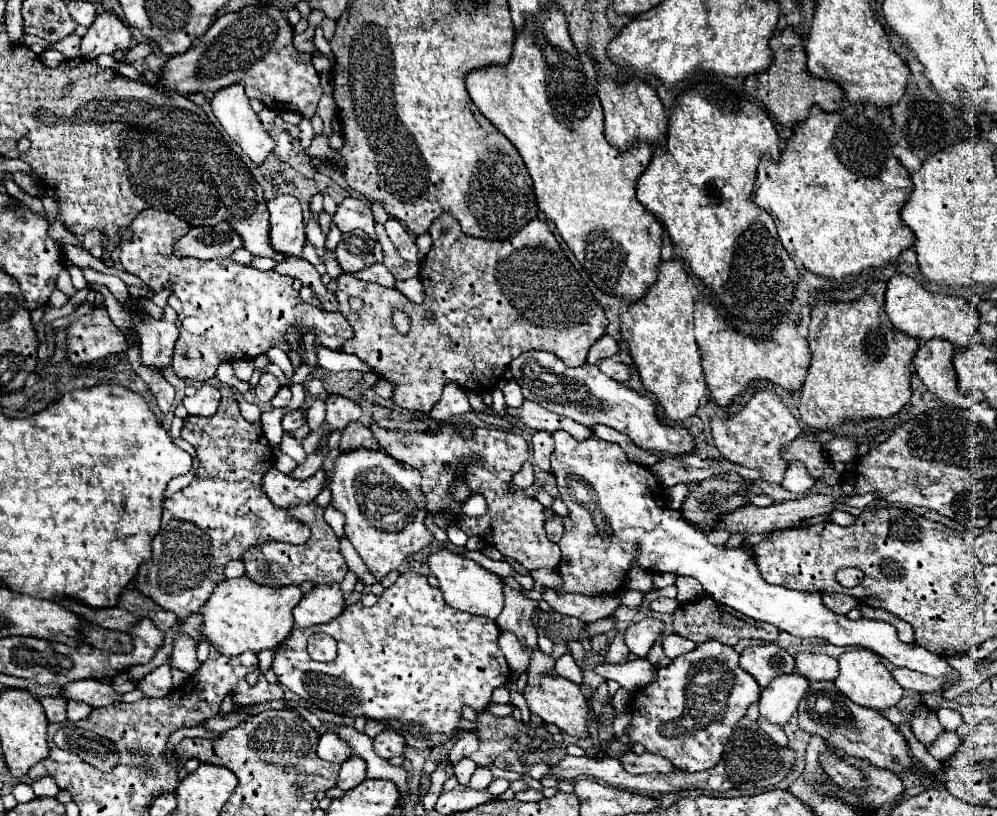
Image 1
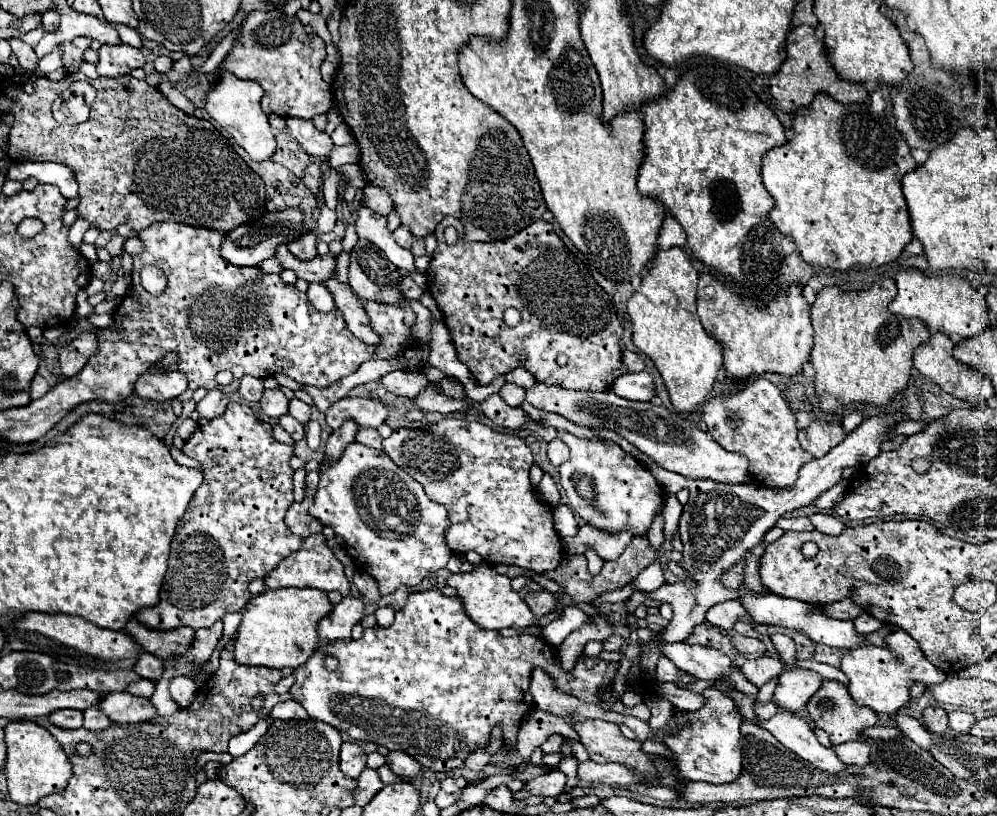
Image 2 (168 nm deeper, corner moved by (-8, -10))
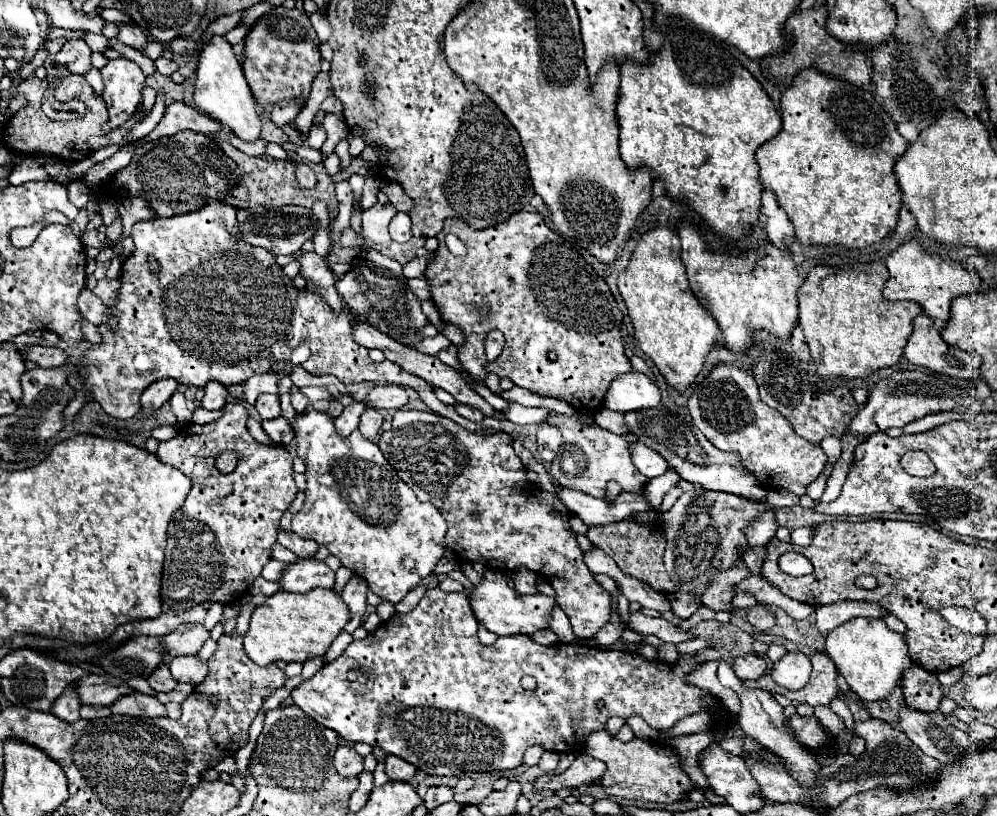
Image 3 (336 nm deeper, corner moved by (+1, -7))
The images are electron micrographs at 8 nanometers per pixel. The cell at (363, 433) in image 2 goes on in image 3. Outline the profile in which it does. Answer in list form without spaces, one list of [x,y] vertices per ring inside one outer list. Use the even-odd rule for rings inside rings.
[[[367,408],[361,416],[361,424],[359,424],[359,432],[363,432],[363,436],[377,440],[377,432],[383,424],[383,414],[375,408]]]

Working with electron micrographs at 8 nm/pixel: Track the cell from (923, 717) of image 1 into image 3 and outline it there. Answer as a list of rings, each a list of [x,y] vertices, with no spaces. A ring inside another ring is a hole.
[[[911,664],[911,668],[903,672],[901,688],[905,704],[915,710],[933,712],[939,708],[939,702],[943,698],[943,690],[937,676],[927,672],[925,668],[919,668],[917,664]]]

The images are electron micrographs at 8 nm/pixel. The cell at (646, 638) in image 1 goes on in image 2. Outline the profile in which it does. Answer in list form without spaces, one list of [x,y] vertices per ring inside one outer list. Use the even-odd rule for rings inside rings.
[[[876,415],[876,417],[864,419],[862,425],[858,425],[850,435],[846,435],[844,441],[840,445],[836,445],[828,455],[804,463],[798,471],[796,483],[788,489],[770,489],[756,481],[752,481],[748,485],[732,485],[732,483],[716,483],[710,479],[692,481],[692,479],[682,477],[680,481],[684,481],[684,487],[690,489],[690,499],[684,505],[684,511],[680,517],[680,539],[684,543],[684,551],[682,551],[684,559],[680,561],[680,565],[686,571],[690,571],[690,575],[696,583],[694,585],[688,585],[688,583],[662,585],[660,589],[648,593],[652,597],[660,597],[662,601],[670,603],[674,607],[674,619],[668,623],[668,627],[664,627],[662,631],[656,633],[658,635],[656,639],[660,639],[660,643],[642,643],[640,645],[642,675],[644,677],[656,675],[656,663],[662,657],[662,645],[684,641],[696,625],[706,621],[704,613],[712,605],[728,601],[728,599],[736,599],[736,593],[728,591],[718,581],[720,571],[726,571],[732,563],[736,563],[736,559],[746,561],[744,585],[756,593],[768,593],[768,589],[762,587],[762,581],[758,575],[758,559],[752,557],[748,553],[748,549],[756,547],[760,543],[760,539],[764,537],[764,533],[768,529],[772,529],[786,511],[808,507],[824,491],[834,487],[842,479],[844,467],[860,469],[862,463],[868,463],[872,457],[876,457],[880,453],[880,443],[882,443],[884,435],[900,419],[902,419],[900,415]]]

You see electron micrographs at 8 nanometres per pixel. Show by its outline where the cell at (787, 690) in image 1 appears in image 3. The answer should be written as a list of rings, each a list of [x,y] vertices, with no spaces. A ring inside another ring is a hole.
[[[787,652],[771,668],[773,680],[789,690],[801,690],[807,684],[809,674],[811,674],[811,662],[803,652]]]

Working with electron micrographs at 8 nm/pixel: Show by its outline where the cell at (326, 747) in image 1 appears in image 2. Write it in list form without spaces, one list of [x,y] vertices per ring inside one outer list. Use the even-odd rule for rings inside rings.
[[[342,743],[340,749],[340,771],[356,779],[366,769],[366,753],[358,743]]]

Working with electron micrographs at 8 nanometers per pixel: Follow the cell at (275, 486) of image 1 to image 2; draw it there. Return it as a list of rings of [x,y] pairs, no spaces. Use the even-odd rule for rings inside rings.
[[[304,497],[300,503],[292,503],[290,507],[288,507],[288,511],[286,511],[286,525],[288,525],[288,529],[294,533],[294,535],[300,535],[300,537],[308,537],[308,535],[312,535],[312,533],[320,533],[322,531],[322,523],[318,521],[318,519],[314,519],[310,513],[308,513],[308,509],[312,507],[312,503],[314,503],[314,497]]]

